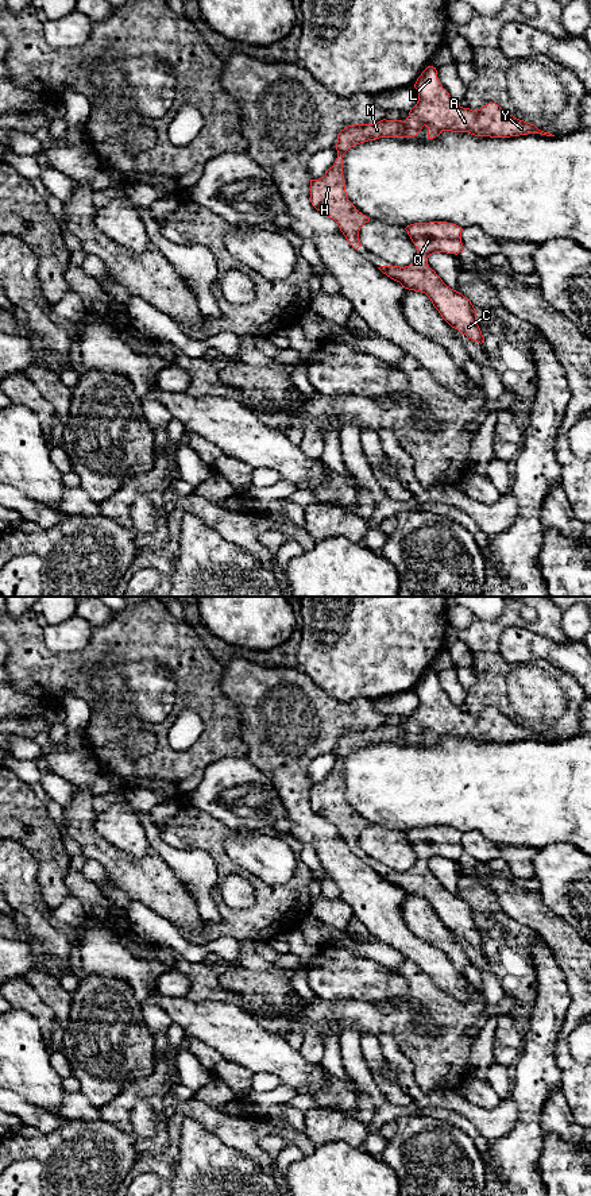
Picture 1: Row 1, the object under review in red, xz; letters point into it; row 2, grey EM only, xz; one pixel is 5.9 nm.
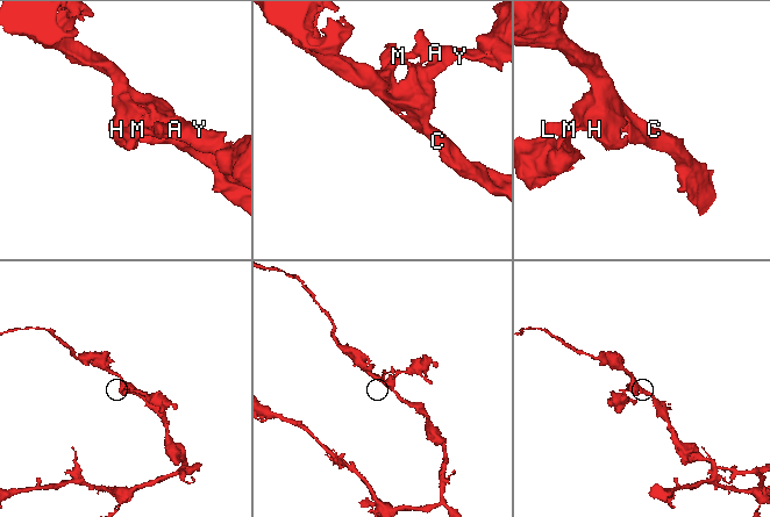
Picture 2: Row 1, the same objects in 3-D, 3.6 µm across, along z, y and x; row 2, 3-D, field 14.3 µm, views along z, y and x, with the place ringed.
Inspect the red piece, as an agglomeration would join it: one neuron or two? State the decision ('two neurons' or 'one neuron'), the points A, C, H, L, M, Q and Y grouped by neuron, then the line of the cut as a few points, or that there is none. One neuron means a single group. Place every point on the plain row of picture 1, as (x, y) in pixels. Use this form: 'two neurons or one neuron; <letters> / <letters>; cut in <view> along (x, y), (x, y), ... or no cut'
one neuron; A C H L M Q Y; no cut

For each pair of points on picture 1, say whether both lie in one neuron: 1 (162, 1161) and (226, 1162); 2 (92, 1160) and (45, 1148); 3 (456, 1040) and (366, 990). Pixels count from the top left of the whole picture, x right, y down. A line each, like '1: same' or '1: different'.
1: different
2: same
3: different

